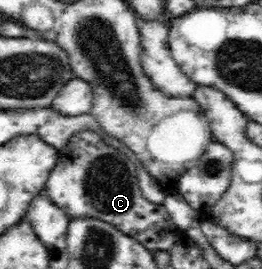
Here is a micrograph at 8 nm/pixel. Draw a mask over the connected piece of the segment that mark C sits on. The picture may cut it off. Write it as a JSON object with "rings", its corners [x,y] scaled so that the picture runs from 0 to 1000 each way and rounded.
{"rings":[[[324,483],[286,498],[237,558],[221,558],[218,613],[195,632],[168,703],[187,717],[187,747],[240,777],[263,814],[378,810],[492,870],[576,937],[649,937],[691,870],[637,773],[618,755],[573,751],[538,717],[523,688],[519,595],[385,491]]]}

